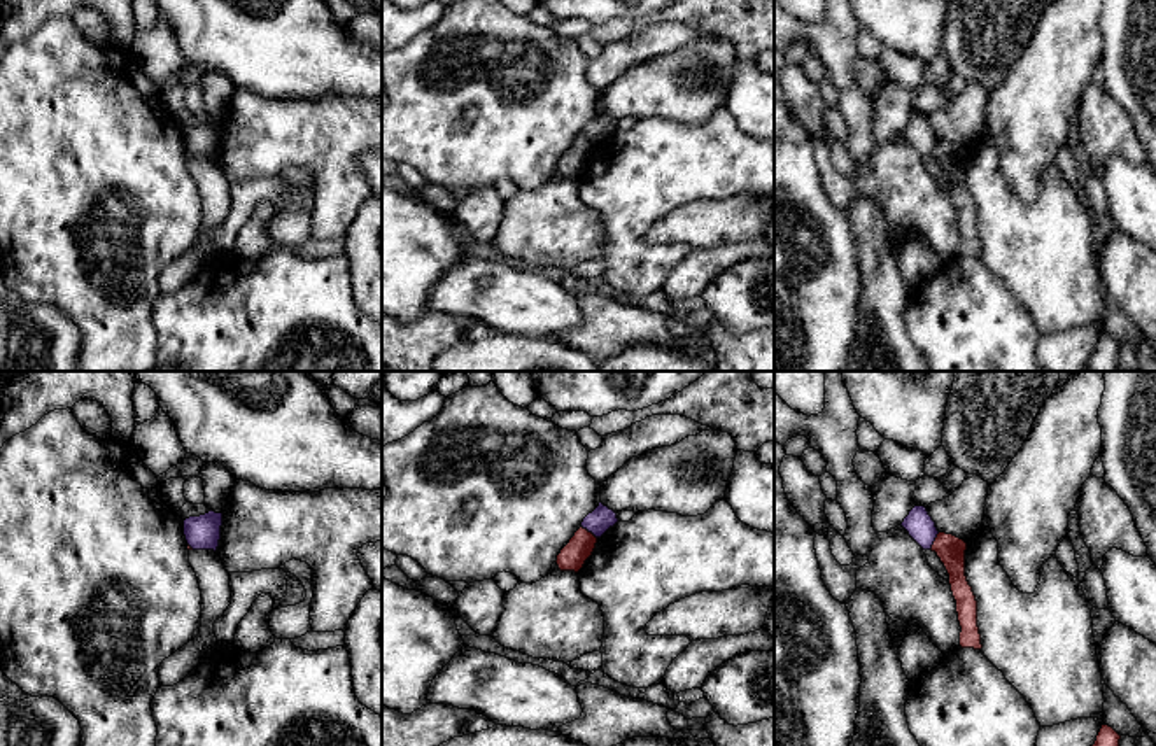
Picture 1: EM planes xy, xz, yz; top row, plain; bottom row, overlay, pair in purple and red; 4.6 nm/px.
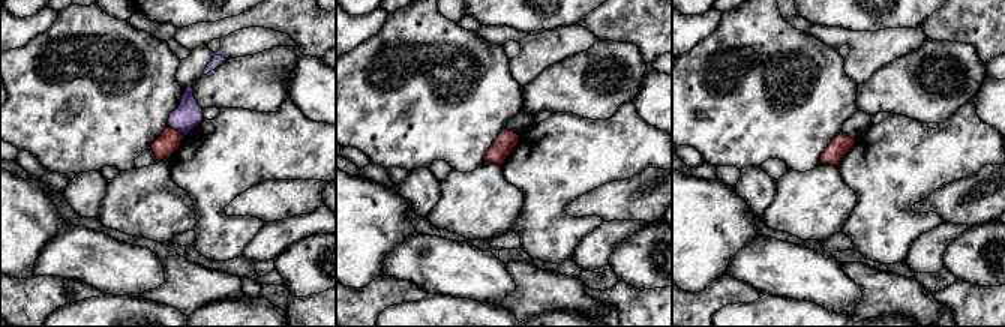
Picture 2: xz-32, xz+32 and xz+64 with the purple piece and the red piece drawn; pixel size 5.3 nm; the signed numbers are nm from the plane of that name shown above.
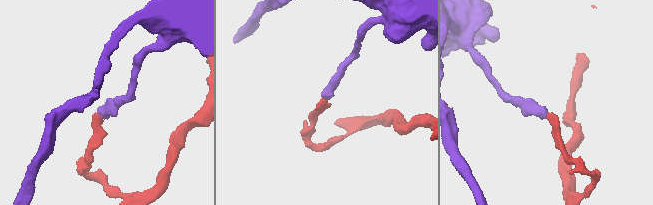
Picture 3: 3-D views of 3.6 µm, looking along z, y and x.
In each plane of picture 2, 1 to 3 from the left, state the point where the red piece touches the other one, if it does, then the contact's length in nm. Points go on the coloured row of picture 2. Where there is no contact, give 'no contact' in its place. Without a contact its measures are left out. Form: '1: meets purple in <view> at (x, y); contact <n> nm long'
1: meets purple in xz-32 at (176, 129); contact 110 nm long
2: no contact
3: no contact

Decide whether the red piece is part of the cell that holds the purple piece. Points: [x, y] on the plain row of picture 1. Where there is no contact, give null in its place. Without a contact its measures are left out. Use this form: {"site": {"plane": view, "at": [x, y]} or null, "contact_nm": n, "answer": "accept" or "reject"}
{"site": {"plane": "yz", "at": [934, 147]}, "contact_nm": 90, "answer": "reject"}

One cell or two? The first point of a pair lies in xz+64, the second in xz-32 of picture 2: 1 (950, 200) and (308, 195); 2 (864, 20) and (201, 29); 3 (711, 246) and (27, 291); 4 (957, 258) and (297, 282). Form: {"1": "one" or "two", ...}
{"1": "one", "2": "two", "3": "two", "4": "one"}

